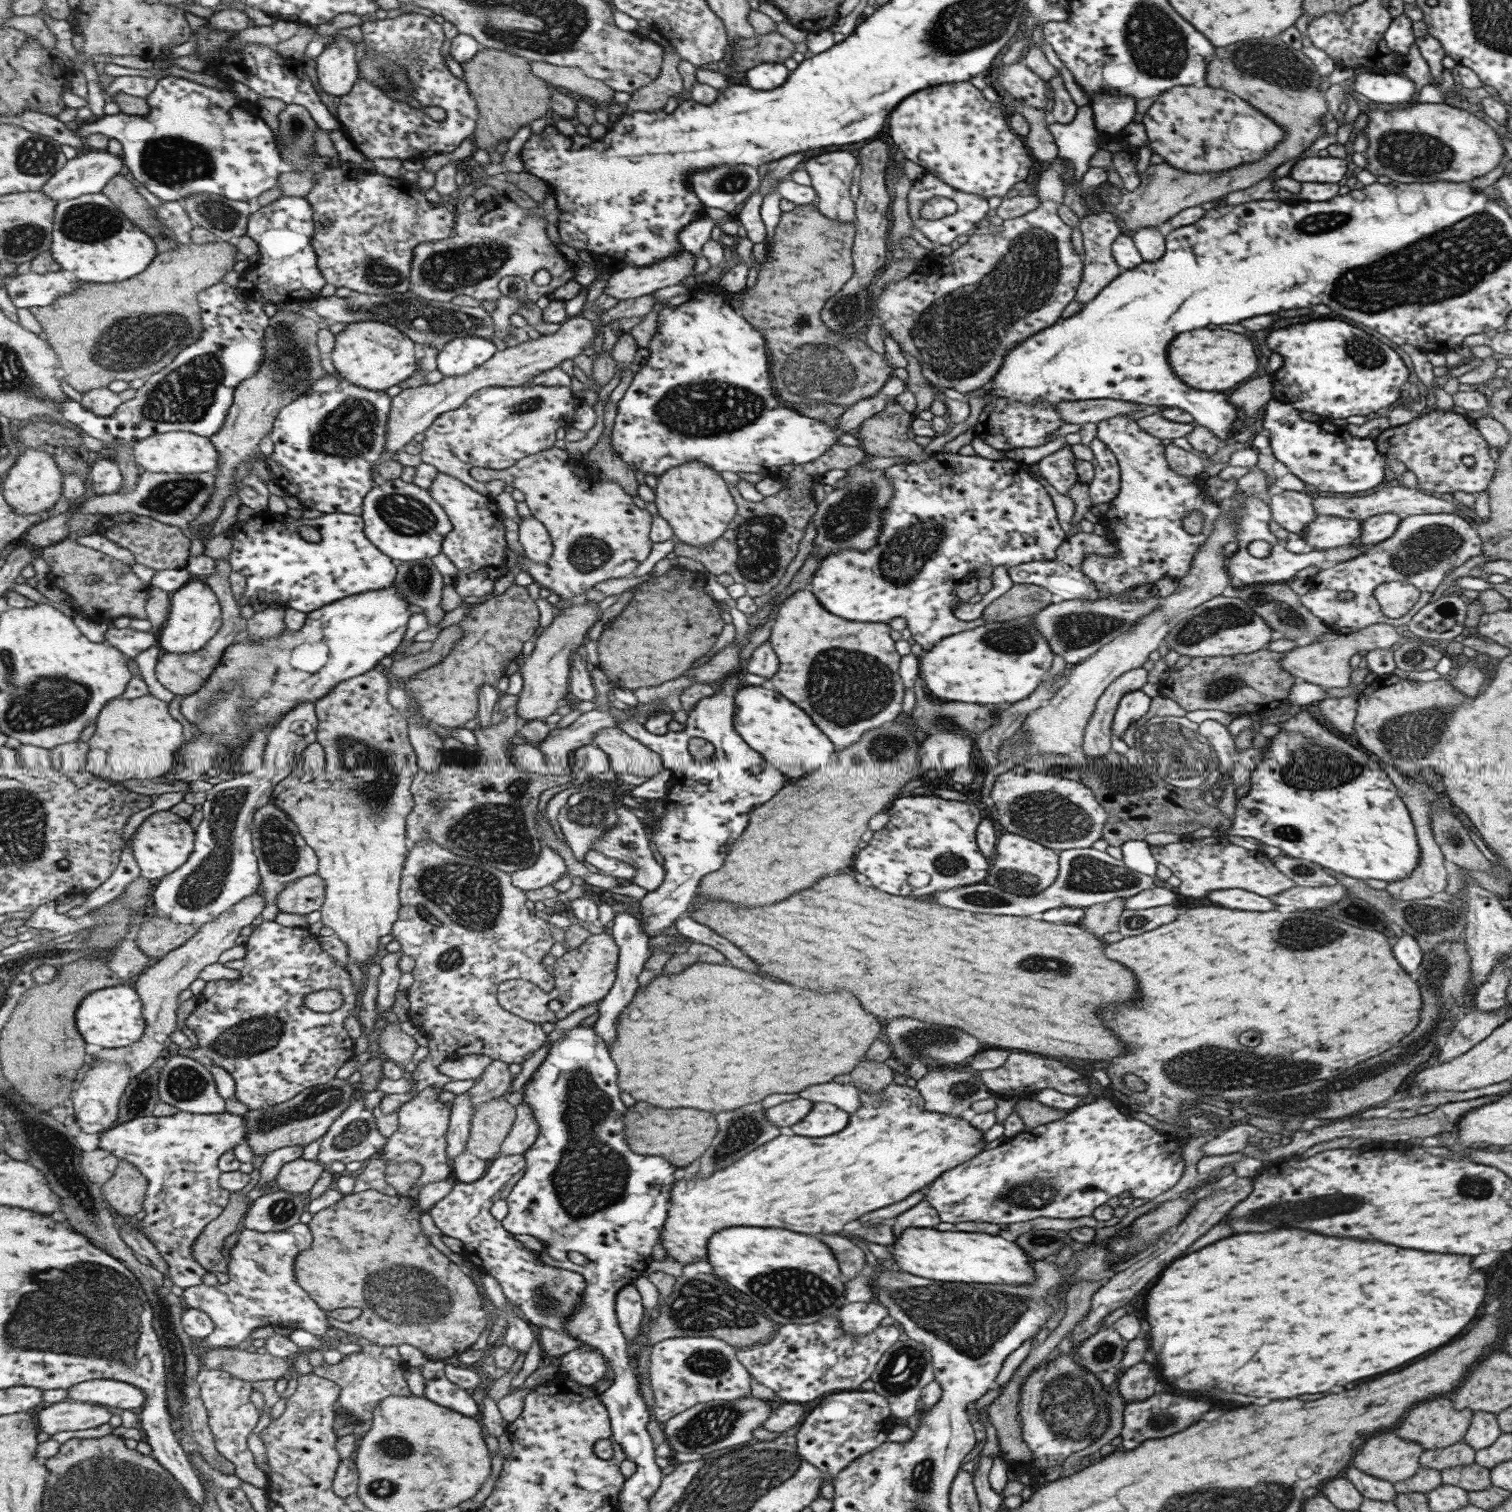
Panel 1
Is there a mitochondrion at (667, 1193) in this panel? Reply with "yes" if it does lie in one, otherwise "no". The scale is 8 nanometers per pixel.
no

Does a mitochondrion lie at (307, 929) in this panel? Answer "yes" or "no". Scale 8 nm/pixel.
no

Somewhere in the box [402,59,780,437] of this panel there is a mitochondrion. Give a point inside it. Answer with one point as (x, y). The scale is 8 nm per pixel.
(444, 271)

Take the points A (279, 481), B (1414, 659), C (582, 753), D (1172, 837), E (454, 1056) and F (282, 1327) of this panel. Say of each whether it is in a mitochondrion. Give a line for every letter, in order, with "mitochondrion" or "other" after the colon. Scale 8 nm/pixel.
A: other
B: mitochondrion
C: other
D: other
E: other
F: other

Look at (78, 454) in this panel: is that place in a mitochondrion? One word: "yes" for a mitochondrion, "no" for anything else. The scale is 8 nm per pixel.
no

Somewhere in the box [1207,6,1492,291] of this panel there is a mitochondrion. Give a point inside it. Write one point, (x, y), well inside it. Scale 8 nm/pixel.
(1412, 153)

